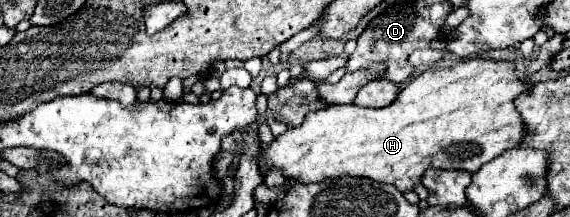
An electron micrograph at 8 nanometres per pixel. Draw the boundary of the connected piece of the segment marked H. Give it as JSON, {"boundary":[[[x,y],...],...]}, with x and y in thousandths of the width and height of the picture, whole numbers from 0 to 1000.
{"boundary":[[[832,263],[807,281],[796,309],[761,309],[726,355],[681,493],[639,502],[625,484],[579,484],[561,512],[547,512],[526,585],[505,594],[484,631],[463,696],[474,770],[495,779],[509,825],[530,843],[554,843],[572,816],[649,816],[667,843],[688,843],[705,889],[726,871],[737,843],[747,779],[814,779],[832,797],[849,751],[874,724],[881,696],[916,659],[923,622],[919,558],[905,512],[905,447],[926,429],[933,392],[909,364],[898,281],[863,281]]]}

